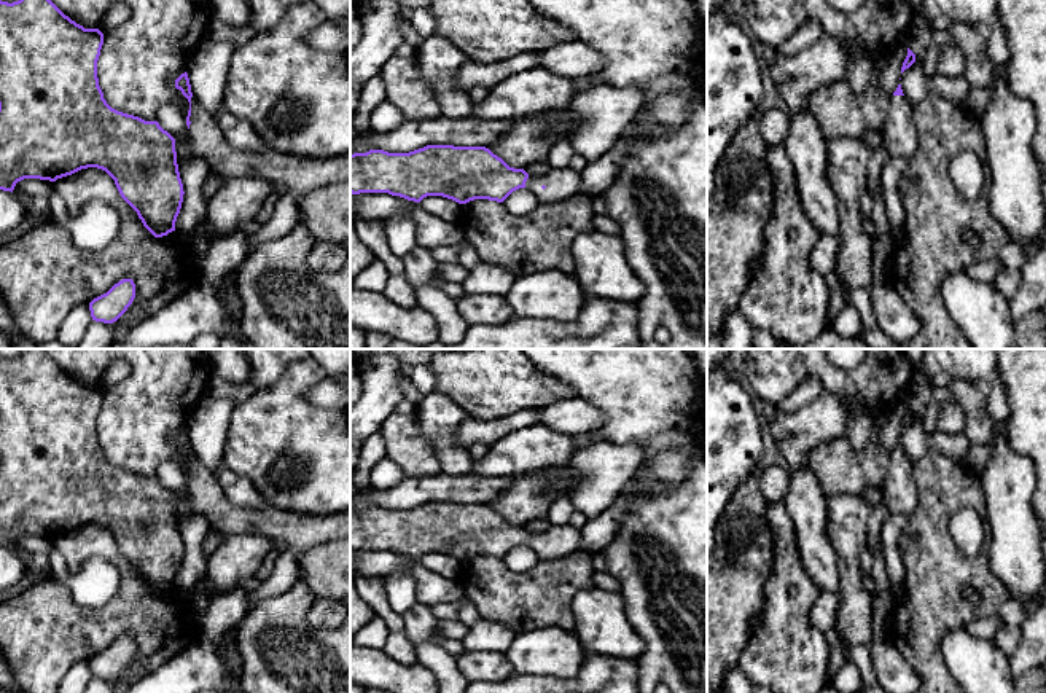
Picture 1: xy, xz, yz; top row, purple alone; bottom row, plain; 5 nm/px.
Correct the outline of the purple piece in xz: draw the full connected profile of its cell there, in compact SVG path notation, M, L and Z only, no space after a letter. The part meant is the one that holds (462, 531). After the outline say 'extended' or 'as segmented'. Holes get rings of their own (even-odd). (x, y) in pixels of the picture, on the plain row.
M427 502L409 510L388 510L384 507L369 507L366 510L350 511L350 550L388 550L408 558L420 559L427 553L443 553L459 561L474 556L489 556L503 559L513 548L527 545L533 548L540 559L559 559L583 550L581 532L570 523L551 526L544 534L530 534L524 526L509 524L502 515L486 503L454 503Z; extended

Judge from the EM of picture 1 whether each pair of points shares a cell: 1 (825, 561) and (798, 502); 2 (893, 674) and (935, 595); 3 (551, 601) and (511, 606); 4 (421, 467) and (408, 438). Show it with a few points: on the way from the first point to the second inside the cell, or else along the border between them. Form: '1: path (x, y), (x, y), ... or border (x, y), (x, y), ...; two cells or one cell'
1: path (814, 547), (809, 516); one cell
2: border (884, 638), (919, 676); two cells
3: path (542, 601), (521, 601); one cell
4: path (419, 461), (408, 445); one cell

